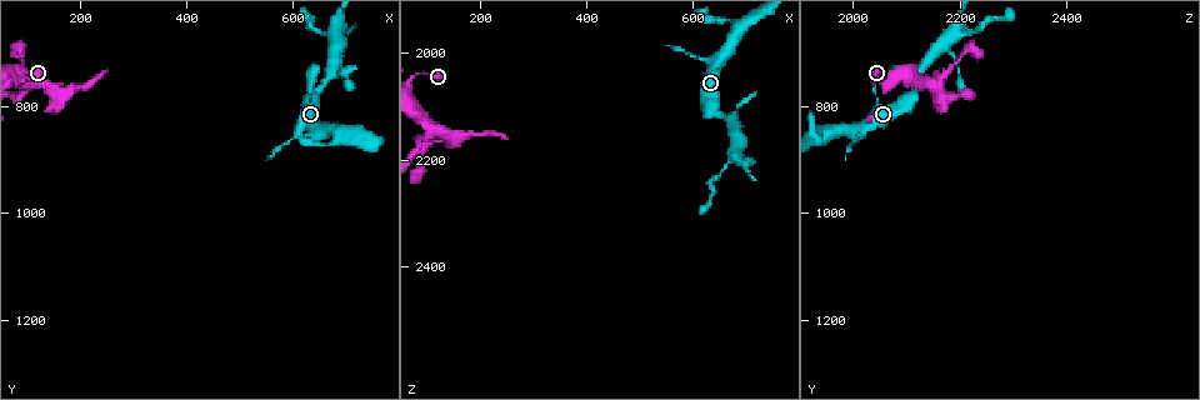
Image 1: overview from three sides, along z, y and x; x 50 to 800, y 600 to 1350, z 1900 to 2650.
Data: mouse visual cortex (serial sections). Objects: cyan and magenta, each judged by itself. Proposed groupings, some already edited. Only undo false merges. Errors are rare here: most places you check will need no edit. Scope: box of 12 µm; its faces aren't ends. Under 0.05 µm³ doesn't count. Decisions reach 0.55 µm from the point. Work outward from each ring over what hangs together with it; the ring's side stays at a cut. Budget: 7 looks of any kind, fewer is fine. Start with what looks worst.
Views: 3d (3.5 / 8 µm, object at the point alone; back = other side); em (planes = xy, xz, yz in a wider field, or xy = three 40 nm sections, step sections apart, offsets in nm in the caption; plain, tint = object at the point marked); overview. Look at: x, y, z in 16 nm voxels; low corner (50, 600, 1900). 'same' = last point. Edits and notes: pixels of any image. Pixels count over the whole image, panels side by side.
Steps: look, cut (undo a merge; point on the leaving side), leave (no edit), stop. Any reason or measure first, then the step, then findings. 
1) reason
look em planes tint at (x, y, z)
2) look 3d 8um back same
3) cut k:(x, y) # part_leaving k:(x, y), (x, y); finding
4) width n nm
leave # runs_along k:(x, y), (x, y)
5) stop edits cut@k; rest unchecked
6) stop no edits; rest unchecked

two arms in line, one across
look 3d 3.5um at (690, 850, 1945)

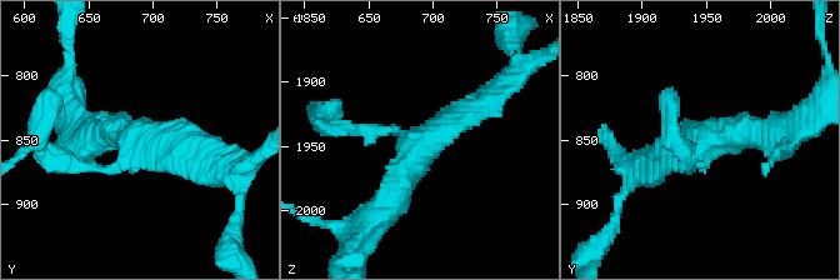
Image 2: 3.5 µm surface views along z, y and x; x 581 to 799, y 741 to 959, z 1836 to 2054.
look em xy step 2 tint at (688, 854, 1952)

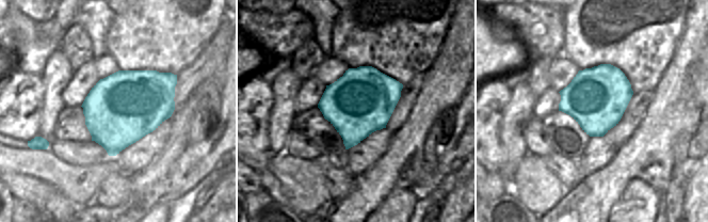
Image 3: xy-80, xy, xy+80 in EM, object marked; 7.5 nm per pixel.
look em xy step 1 tint same

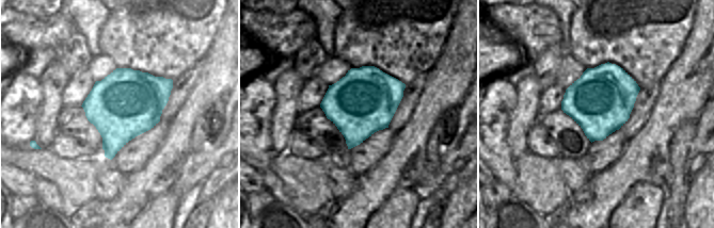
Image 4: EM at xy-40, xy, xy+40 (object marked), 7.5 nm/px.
arm_widths 150, 350, 400 nm
leave # runs_along 2:(378, 215), (416, 148), (485, 100); continuous, no second cell

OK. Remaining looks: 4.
four-way junction
look 3d 3.5um at (110, 755, 2145)

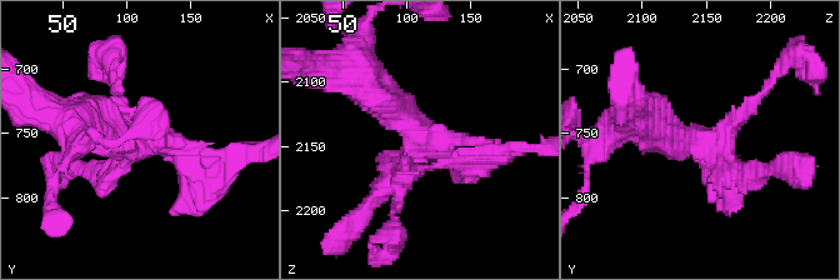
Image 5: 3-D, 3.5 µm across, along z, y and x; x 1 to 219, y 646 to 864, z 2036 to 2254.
arms 4; arm_widths 200, 200, 250, 450 nm
look em xy step 1 tint at (112, 752, 2144)

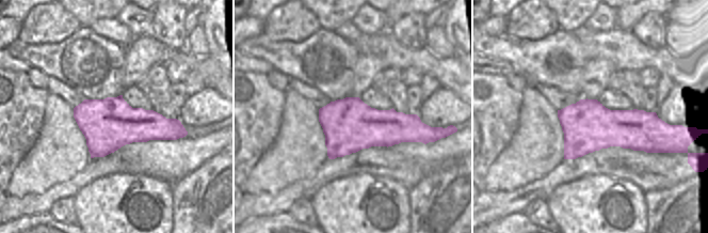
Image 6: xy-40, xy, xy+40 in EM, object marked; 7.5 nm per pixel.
leave # runs_along 5:(360, 80), (421, 138), (490, 158); all the same cell

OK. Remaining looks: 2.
three-way junction
look 3d 3.5um at (675, 660, 2190)

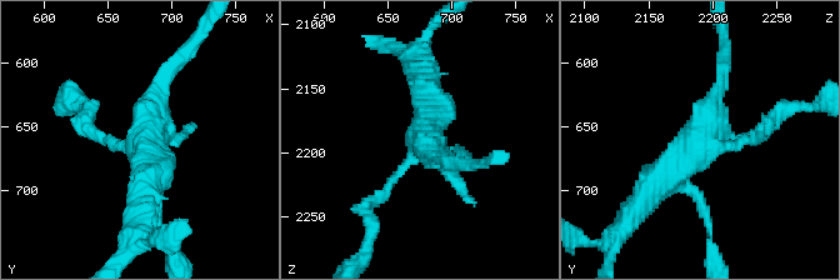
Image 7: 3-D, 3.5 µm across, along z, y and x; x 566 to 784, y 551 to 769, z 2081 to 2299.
leave # runs_along 7:(640, 203), (691, 145), (759, 134); all the same cell

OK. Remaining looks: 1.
stop no edits; rest unchecked

